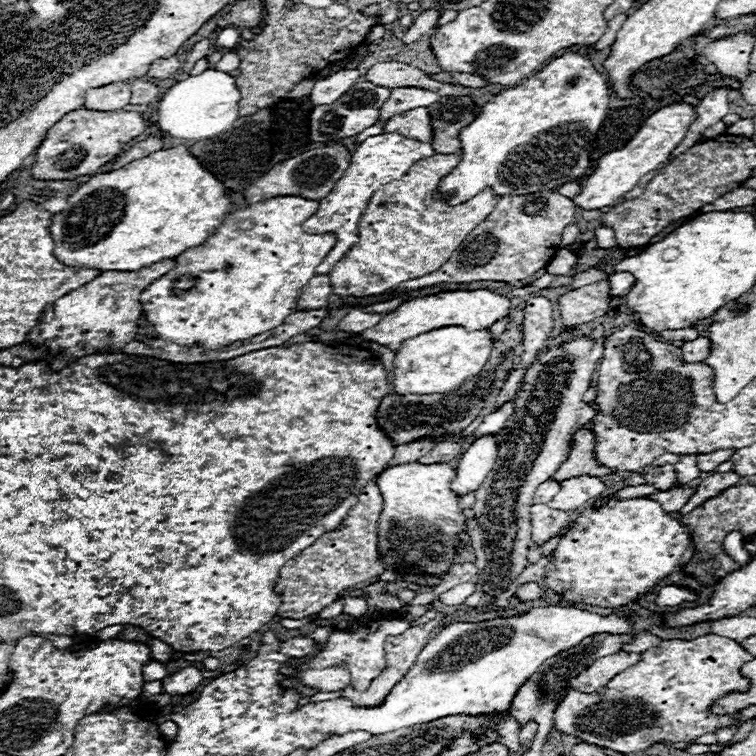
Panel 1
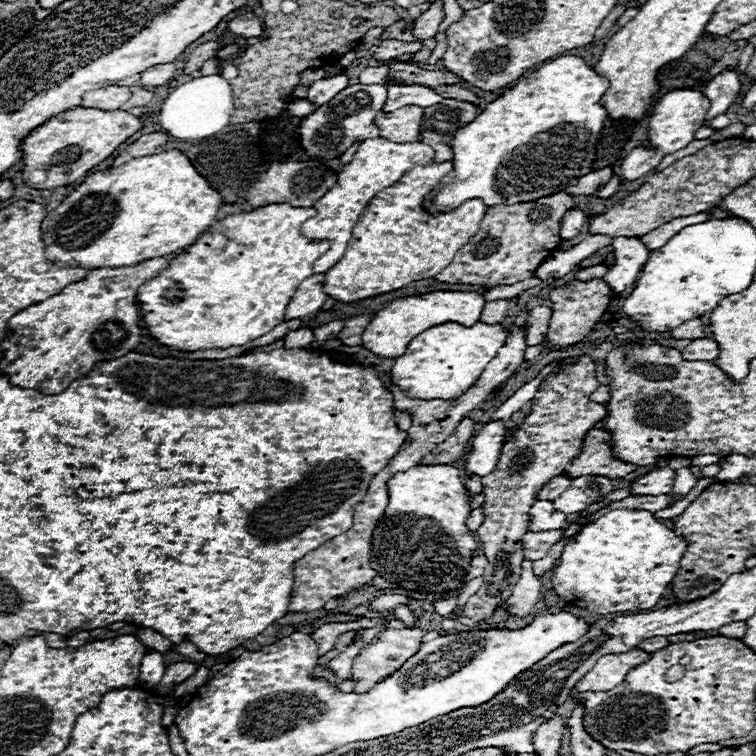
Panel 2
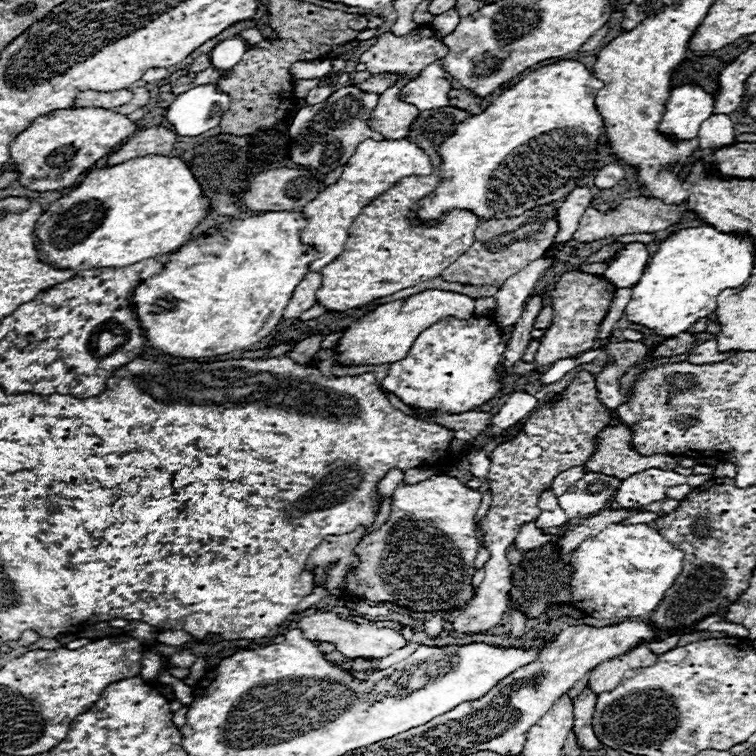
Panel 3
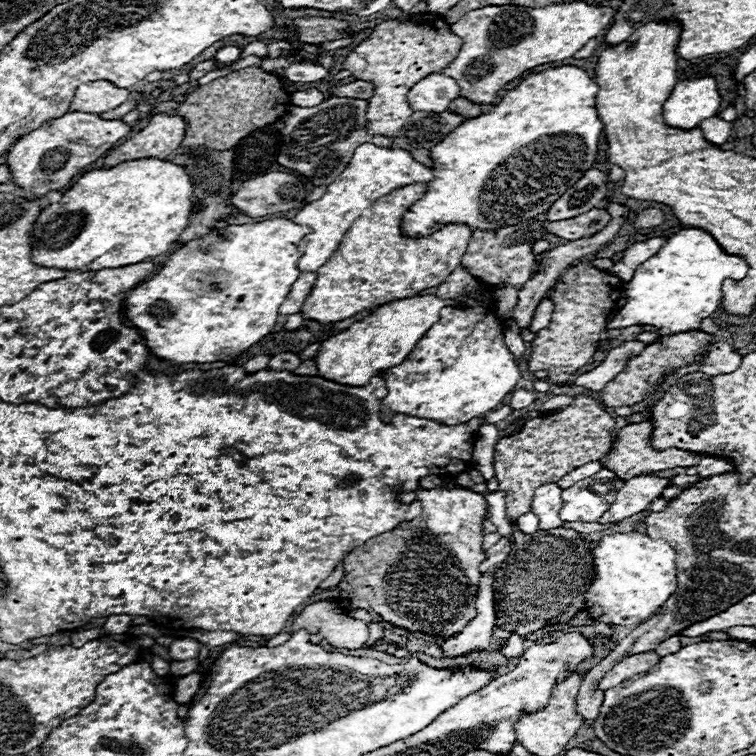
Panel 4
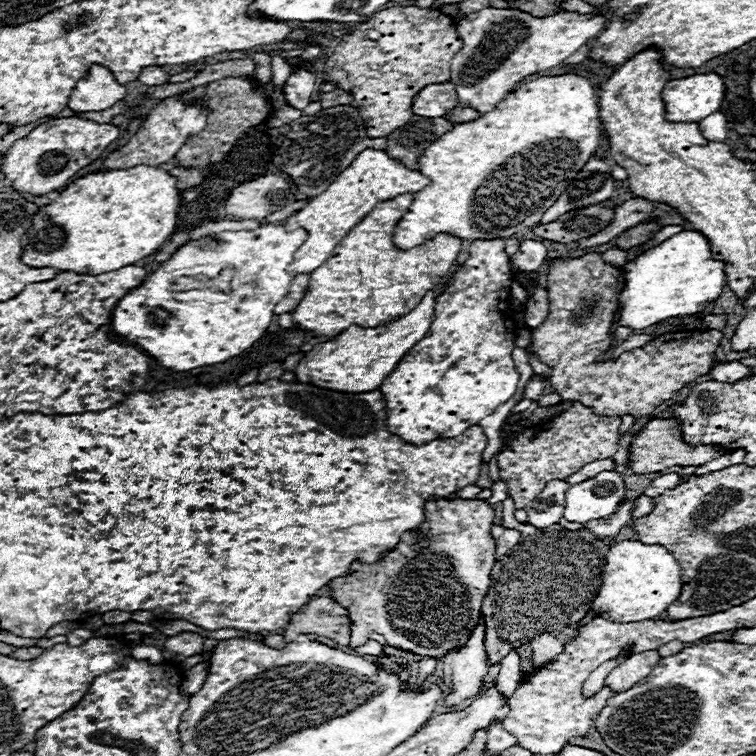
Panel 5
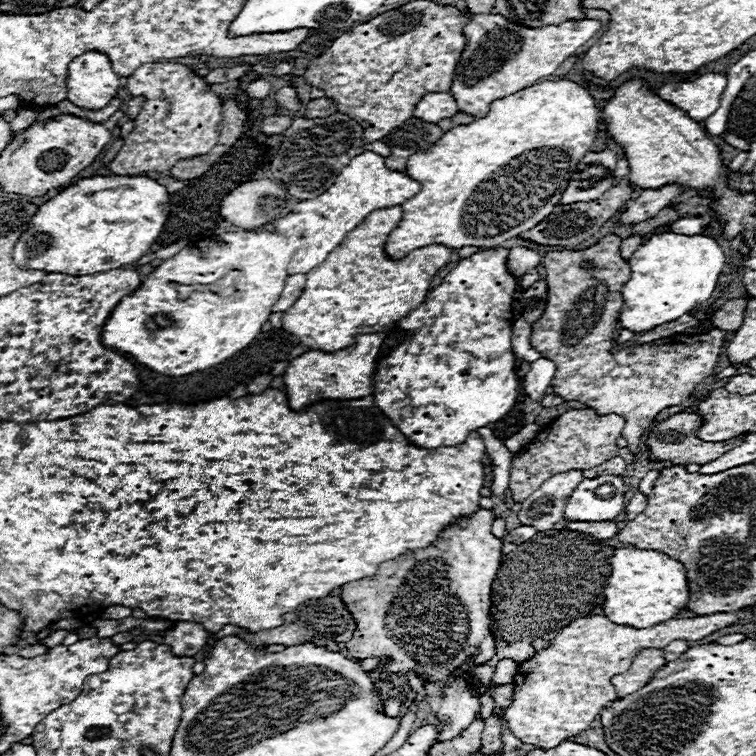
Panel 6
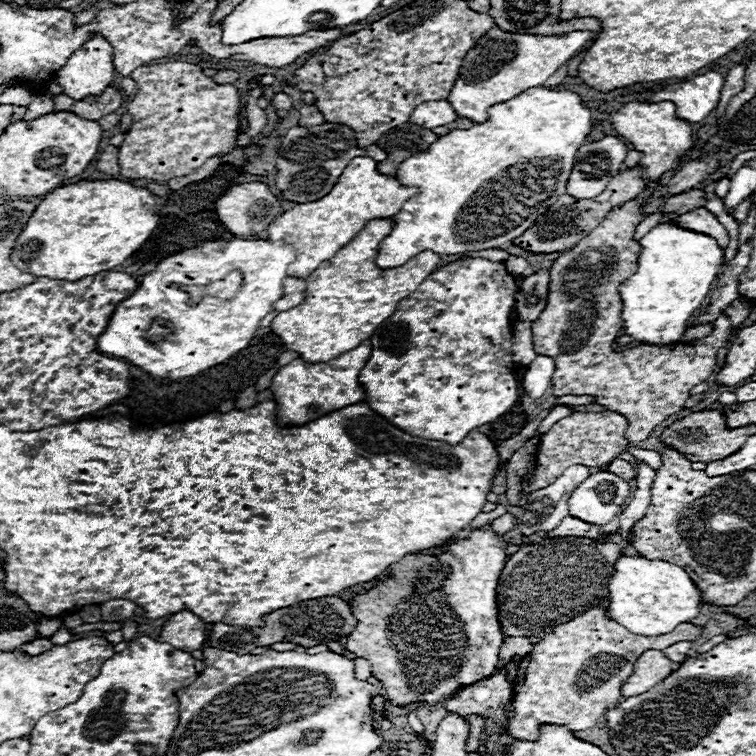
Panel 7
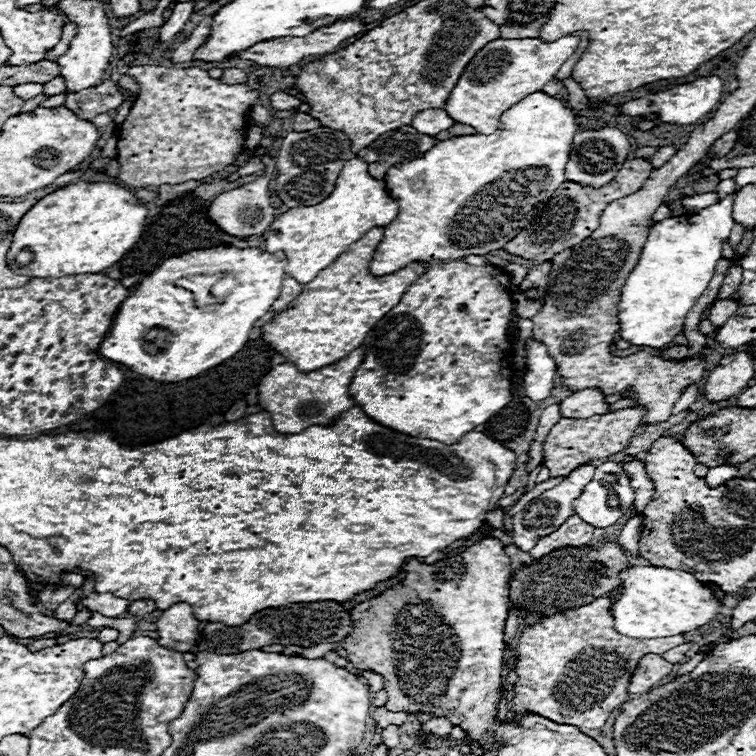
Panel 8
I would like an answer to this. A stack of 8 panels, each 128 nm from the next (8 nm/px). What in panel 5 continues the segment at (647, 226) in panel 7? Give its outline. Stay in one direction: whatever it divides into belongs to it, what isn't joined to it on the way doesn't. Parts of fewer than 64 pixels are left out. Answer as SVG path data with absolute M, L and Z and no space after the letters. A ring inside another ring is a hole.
M610 248L604 252L604 260L616 268L622 268L626 264L626 250L620 250L620 248Z

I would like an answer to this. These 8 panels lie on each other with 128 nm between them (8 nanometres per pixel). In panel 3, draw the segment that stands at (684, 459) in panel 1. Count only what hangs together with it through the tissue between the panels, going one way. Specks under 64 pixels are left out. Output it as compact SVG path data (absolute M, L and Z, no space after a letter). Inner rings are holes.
M680 484L680 486L672 486L672 488L668 488L666 498L670 498L670 500L684 500L690 492L692 492L692 488L690 488L688 484Z

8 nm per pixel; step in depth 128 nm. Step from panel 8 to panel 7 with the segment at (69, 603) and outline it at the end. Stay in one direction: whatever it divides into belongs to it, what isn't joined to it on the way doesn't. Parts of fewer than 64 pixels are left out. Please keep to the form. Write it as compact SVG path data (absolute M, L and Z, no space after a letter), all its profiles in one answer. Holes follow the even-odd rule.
M60 616L60 620L62 620L62 626L60 626L60 630L50 638L52 640L52 644L56 644L56 646L60 646L60 644L66 644L66 642L70 642L72 640L72 634L70 634L70 630L64 626L64 616Z

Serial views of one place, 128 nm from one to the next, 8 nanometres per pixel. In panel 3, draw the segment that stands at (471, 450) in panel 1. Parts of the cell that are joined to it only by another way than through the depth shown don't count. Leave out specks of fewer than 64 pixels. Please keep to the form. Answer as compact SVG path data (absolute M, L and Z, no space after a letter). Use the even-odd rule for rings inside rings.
M514 390L508 396L506 404L500 408L500 412L492 418L492 422L490 422L492 432L498 434L498 432L506 430L508 426L516 424L518 420L528 416L532 410L536 410L536 406L538 406L538 400L532 394L528 394L524 390Z

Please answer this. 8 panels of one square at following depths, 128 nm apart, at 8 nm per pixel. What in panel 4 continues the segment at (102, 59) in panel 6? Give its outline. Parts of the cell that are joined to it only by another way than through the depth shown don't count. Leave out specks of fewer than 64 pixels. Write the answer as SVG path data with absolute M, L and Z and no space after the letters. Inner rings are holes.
M96 80L96 82L80 84L76 88L74 98L72 98L70 110L72 112L102 114L102 112L108 112L108 110L120 106L122 102L126 102L128 94L130 94L128 90L122 90L108 80Z

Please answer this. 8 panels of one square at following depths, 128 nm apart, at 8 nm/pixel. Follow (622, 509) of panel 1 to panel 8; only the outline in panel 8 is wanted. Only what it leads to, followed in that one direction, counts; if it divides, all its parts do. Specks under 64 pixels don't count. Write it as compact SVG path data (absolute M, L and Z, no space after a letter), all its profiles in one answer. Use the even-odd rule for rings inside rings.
M630 566L620 572L620 580L622 592L612 604L612 614L614 628L628 638L646 640L688 634L708 624L722 610L722 602L716 598L716 594L684 570Z

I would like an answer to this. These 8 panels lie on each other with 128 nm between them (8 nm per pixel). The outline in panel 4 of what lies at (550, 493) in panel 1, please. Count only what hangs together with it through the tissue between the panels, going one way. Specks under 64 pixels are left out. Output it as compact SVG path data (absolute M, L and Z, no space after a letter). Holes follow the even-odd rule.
M588 462L588 464L584 464L584 466L580 466L580 468L568 472L568 474L566 474L564 478L560 478L558 482L560 482L562 490L564 490L564 488L568 488L568 486L572 486L572 484L576 484L576 482L580 482L580 480L584 480L584 478L596 474L596 472L600 472L602 468L604 468L602 462Z

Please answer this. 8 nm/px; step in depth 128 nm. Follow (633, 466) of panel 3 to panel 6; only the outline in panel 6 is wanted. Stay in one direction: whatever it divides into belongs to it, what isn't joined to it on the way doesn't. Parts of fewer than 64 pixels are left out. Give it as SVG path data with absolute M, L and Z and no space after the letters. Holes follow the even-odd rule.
M674 414L668 420L660 422L648 436L648 446L650 446L650 458L652 460L668 460L668 462L680 462L680 464L704 464L704 462L712 462L716 458L720 458L722 454L726 454L728 450L732 450L734 446L738 446L740 442L744 442L746 434L740 434L736 438L730 438L726 442L702 442L696 432L702 426L702 418L698 414Z

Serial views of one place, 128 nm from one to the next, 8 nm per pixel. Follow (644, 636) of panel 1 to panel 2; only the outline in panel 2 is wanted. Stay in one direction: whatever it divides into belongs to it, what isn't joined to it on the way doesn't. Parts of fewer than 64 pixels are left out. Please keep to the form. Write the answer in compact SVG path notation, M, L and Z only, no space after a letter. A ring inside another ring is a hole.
M660 636L660 638L652 638L652 640L648 640L648 642L640 642L640 650L648 650L648 654L652 654L652 652L658 652L658 650L662 650L662 648L666 648L670 642L668 642L668 638L664 638L664 636Z

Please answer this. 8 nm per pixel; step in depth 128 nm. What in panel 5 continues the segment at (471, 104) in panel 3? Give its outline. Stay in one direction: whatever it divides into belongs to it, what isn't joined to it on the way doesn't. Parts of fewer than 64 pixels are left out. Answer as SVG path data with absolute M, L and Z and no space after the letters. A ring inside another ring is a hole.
M456 106L456 108L452 108L452 112L448 112L444 118L448 120L448 122L452 122L452 124L460 124L460 122L470 122L470 120L474 120L474 118L478 118L480 114L476 112L476 110L472 110L472 108L460 108L460 106Z

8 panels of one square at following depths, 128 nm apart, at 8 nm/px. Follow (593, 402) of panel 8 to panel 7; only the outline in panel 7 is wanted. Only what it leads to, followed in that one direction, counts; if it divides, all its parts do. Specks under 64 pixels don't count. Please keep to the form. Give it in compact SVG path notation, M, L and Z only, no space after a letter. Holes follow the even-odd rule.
M558 404L558 406L554 406L552 410L550 410L550 414L540 422L540 426L538 426L538 432L546 432L546 430L550 430L550 426L552 424L556 424L560 418L564 418L564 416L570 416L574 410L568 406L568 404Z

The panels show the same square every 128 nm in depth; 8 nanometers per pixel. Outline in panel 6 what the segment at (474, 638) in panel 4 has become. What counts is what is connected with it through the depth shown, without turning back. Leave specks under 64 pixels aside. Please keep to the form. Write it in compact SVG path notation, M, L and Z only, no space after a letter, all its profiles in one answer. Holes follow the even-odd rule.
M454 678L444 688L442 706L438 710L438 718L444 724L438 740L446 742L456 738L478 718L478 710L480 710L480 698L472 696L470 686L464 678Z

